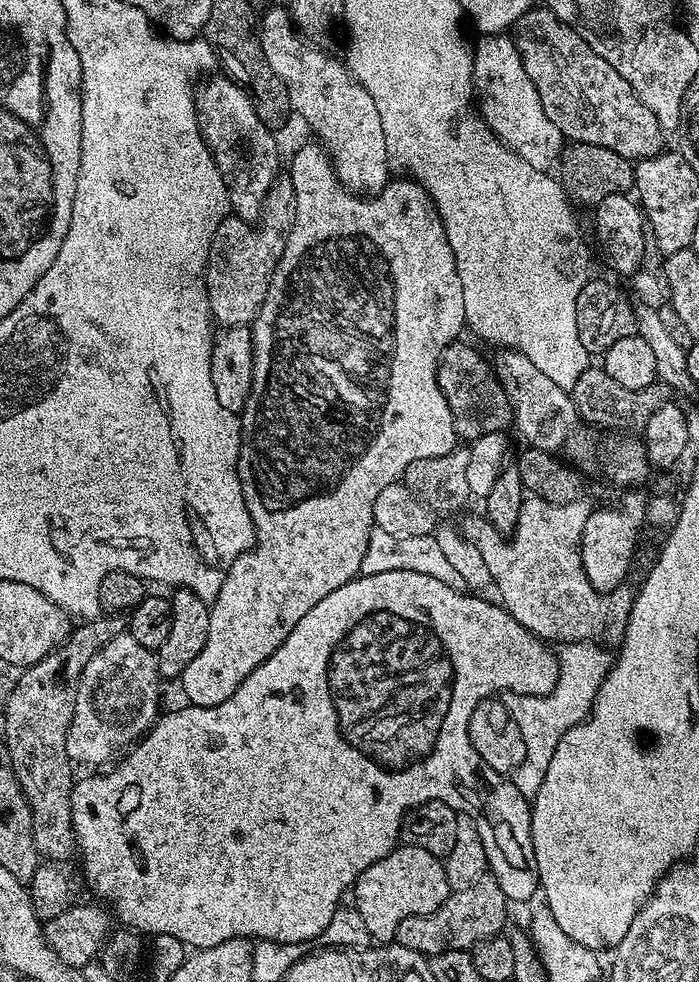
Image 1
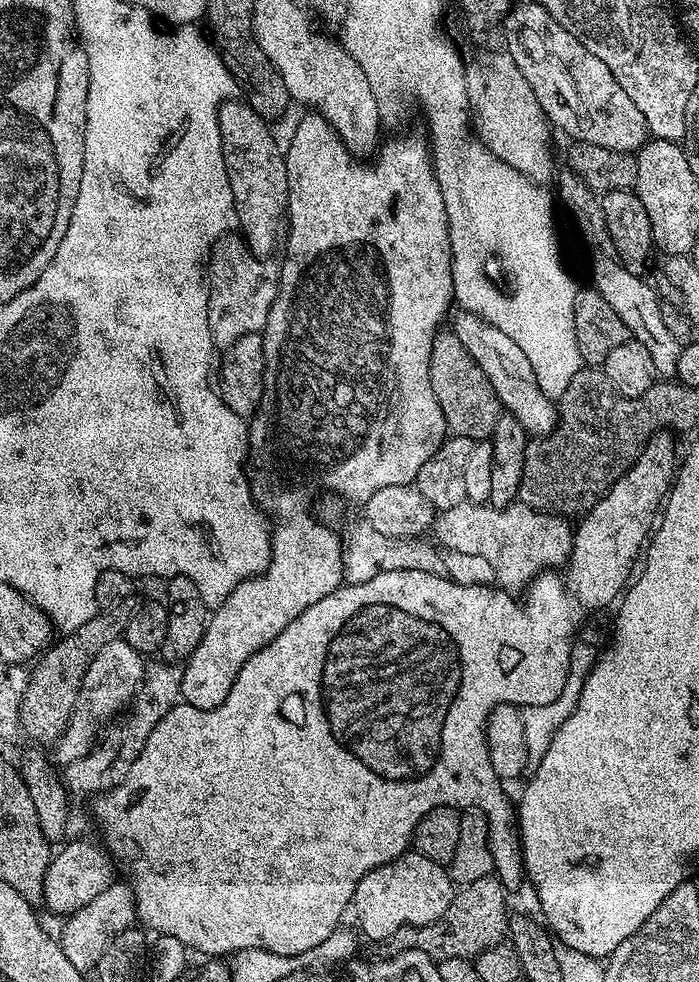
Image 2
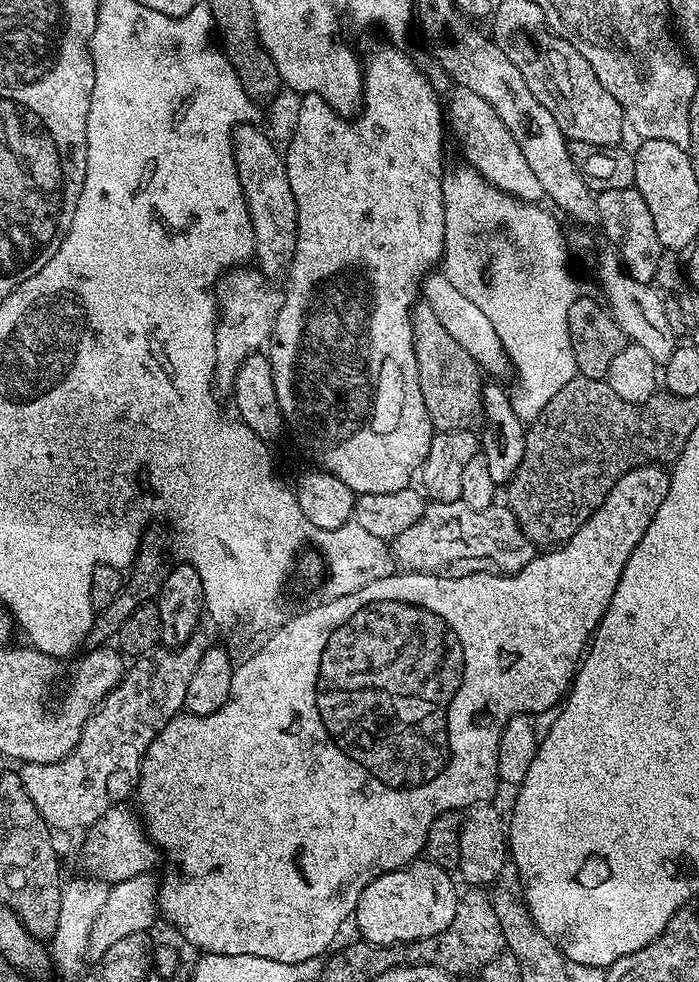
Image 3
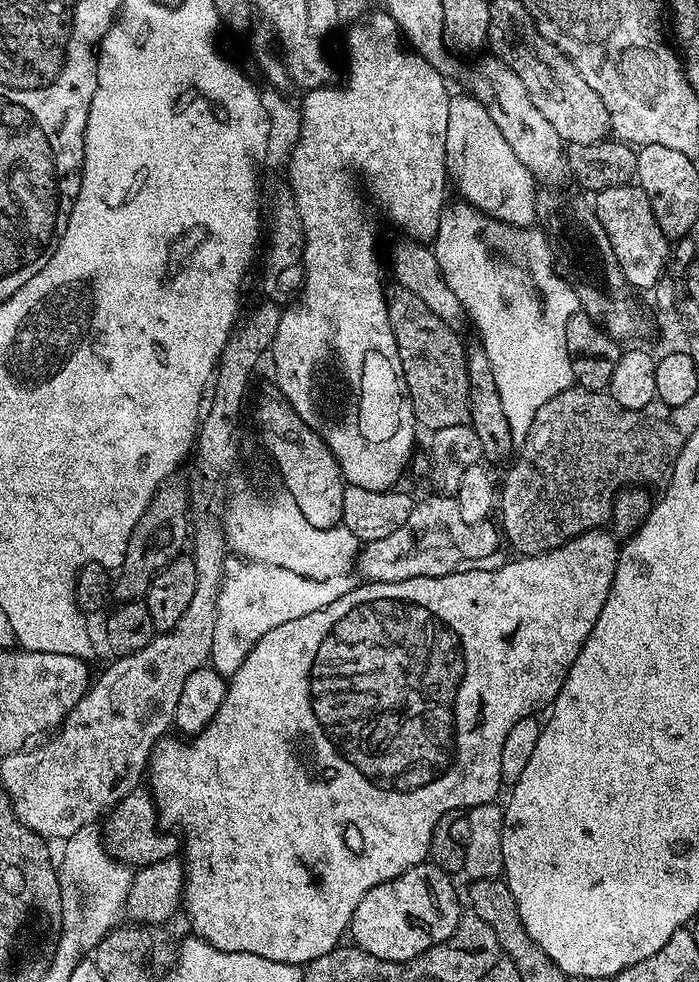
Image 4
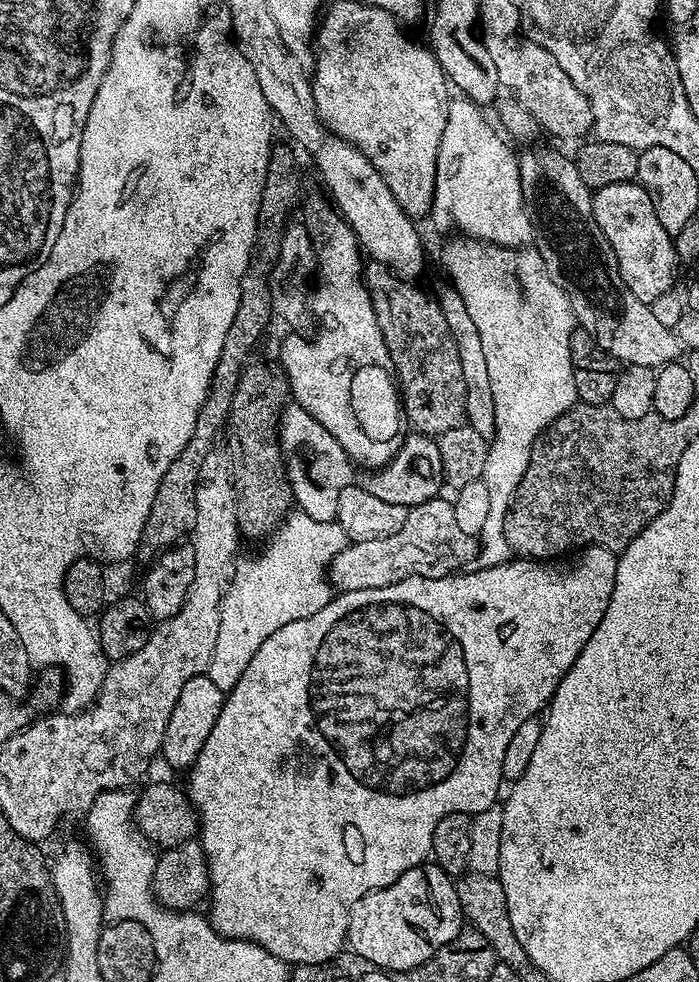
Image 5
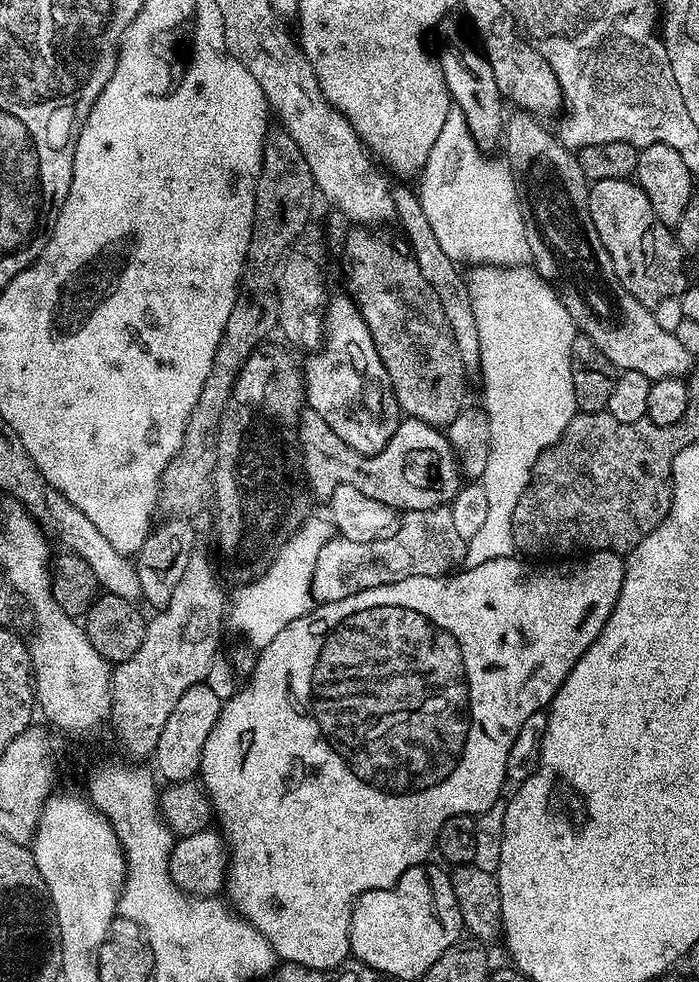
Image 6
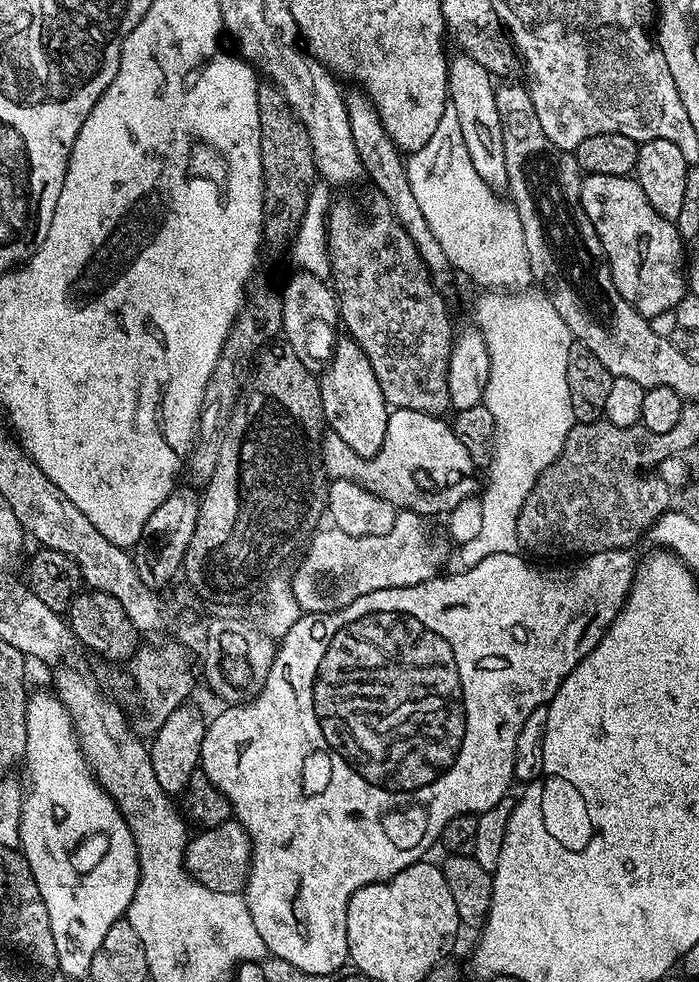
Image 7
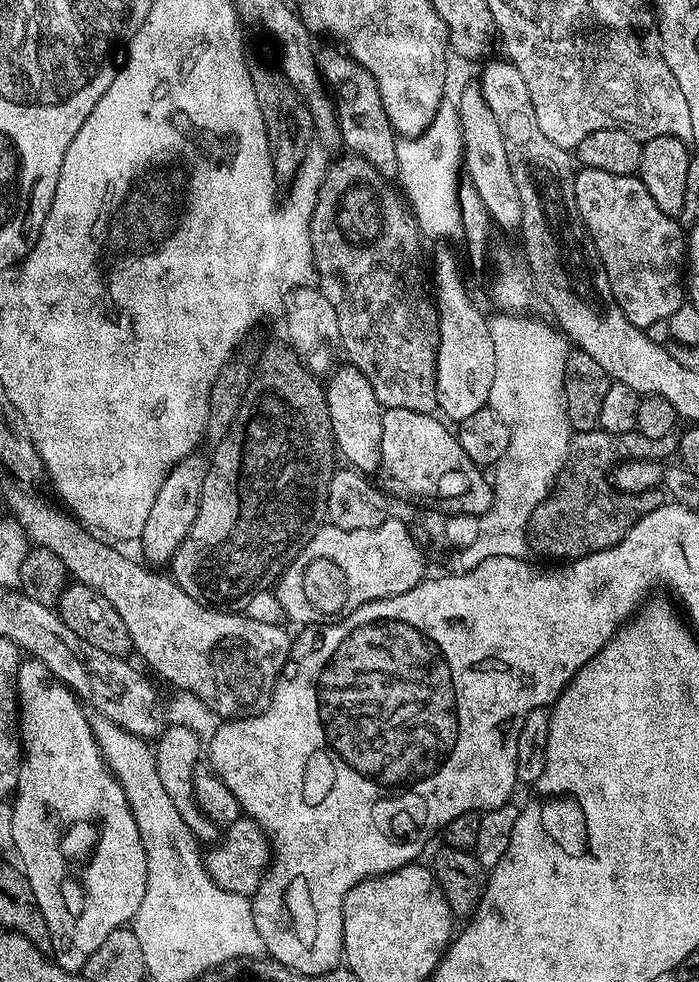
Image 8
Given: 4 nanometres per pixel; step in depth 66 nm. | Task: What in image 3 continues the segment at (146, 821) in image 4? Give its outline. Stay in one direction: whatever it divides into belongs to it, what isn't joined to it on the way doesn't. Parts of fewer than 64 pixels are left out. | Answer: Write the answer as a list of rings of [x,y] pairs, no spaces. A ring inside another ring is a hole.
[[[127,803],[116,804],[83,833],[84,845],[80,848],[80,856],[88,867],[87,875],[104,881],[108,886],[151,873],[151,868],[158,864],[158,849],[148,837],[143,819],[135,807],[128,807]]]

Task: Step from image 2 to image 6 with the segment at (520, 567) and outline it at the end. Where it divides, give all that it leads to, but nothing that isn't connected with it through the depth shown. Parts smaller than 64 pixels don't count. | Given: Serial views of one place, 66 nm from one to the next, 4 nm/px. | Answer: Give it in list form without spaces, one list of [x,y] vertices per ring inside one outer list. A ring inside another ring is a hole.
[[[451,507],[403,513],[398,534],[390,534],[390,538],[378,538],[378,542],[350,542],[343,538],[328,540],[318,554],[318,562],[314,562],[312,599],[329,604],[350,598],[350,594],[362,590],[402,582],[402,578],[451,573],[463,561],[465,547],[462,534],[454,530]]]

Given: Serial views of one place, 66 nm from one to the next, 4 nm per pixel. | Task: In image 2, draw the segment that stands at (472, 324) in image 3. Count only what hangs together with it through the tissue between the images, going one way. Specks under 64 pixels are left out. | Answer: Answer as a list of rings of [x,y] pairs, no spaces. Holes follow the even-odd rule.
[[[460,310],[457,313],[456,317],[451,317],[453,320],[452,324],[450,320],[450,331],[456,335],[458,342],[462,342],[462,346],[466,346],[466,354],[470,354],[474,362],[478,362],[482,374],[486,374],[494,394],[500,400],[501,409],[518,418],[529,437],[548,435],[556,427],[558,408],[553,397],[546,395],[536,385],[536,375],[534,368],[530,366],[530,358],[526,358],[526,354],[522,354],[521,348],[514,343],[514,338],[502,334],[498,326],[486,322],[473,312]]]

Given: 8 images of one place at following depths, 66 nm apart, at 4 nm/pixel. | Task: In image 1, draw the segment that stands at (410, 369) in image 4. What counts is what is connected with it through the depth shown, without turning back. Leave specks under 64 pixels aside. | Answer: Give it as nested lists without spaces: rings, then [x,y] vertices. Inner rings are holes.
[[[453,342],[442,354],[436,371],[438,386],[450,406],[454,418],[454,430],[461,441],[471,442],[482,438],[482,434],[504,432],[513,423],[512,407],[508,396],[496,377],[496,369],[476,348],[468,344]]]

